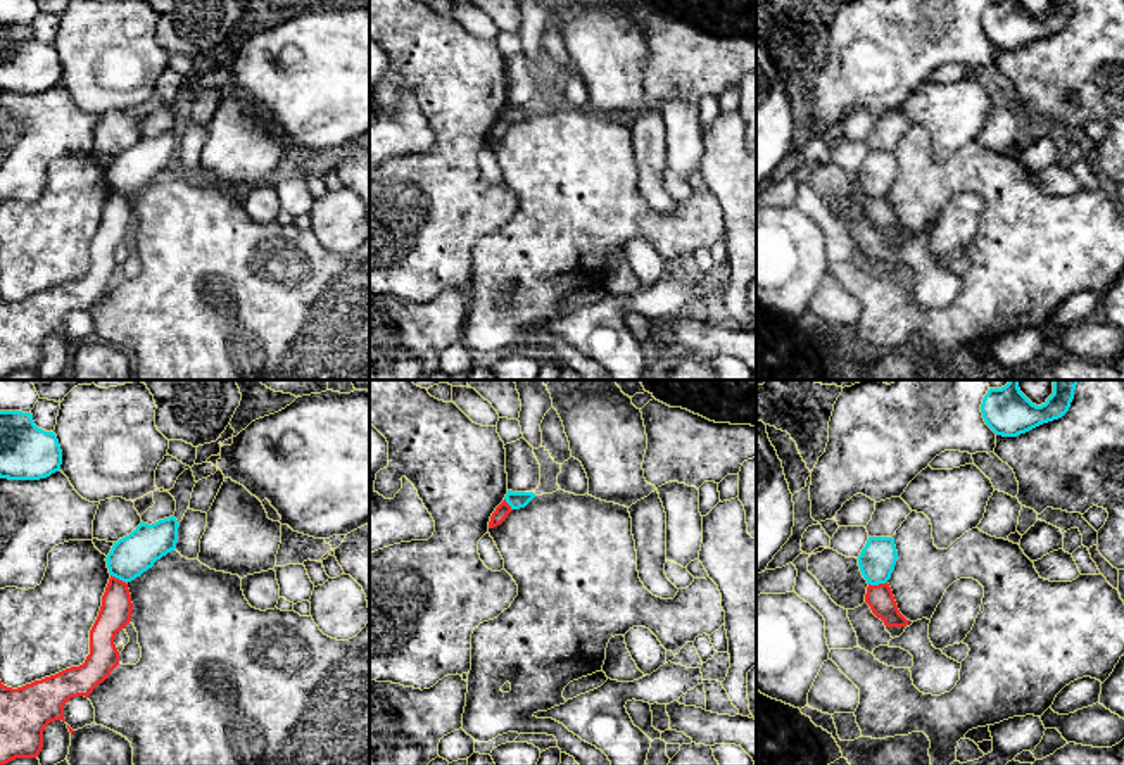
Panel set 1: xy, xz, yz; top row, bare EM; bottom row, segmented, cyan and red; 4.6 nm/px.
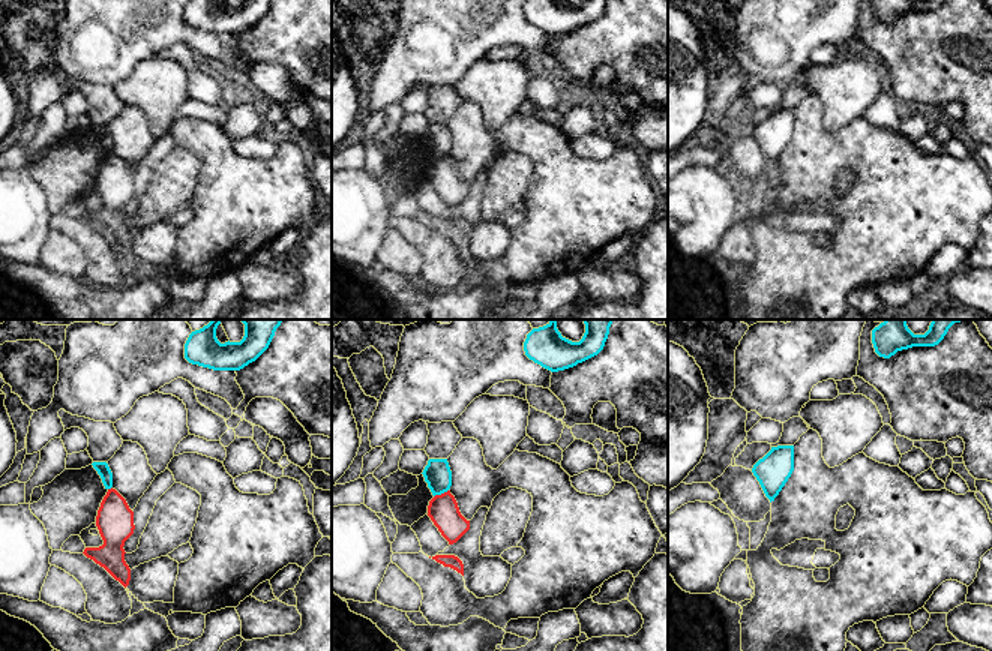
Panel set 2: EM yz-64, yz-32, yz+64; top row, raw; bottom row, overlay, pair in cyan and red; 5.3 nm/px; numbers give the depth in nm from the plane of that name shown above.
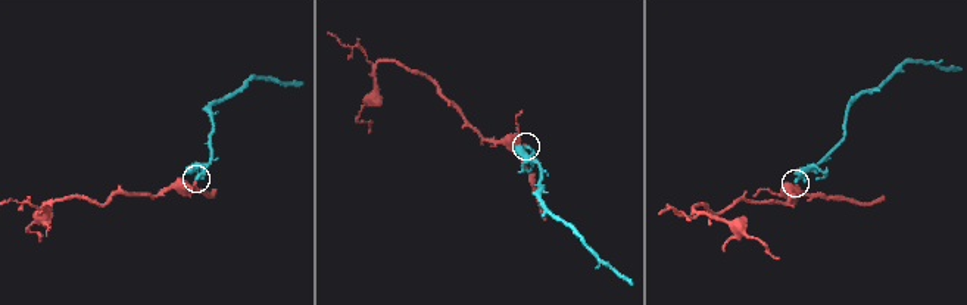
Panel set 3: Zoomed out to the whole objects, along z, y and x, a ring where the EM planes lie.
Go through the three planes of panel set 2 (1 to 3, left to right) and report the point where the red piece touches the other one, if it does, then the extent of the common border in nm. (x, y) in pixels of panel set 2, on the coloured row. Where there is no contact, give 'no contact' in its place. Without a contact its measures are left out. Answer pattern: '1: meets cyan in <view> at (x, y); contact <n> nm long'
1: meets cyan in yz-64 at (110, 488); contact 30 nm long
2: meets cyan in yz-32 at (440, 494); contact 90 nm long
3: no contact

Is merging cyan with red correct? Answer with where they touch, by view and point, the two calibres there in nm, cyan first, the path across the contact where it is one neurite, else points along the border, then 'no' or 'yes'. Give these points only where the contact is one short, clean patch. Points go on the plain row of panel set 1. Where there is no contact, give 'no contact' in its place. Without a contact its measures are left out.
contact yz (877, 197); calibres 170 and 120 nm; border yz (886, 194), (869, 197); no

